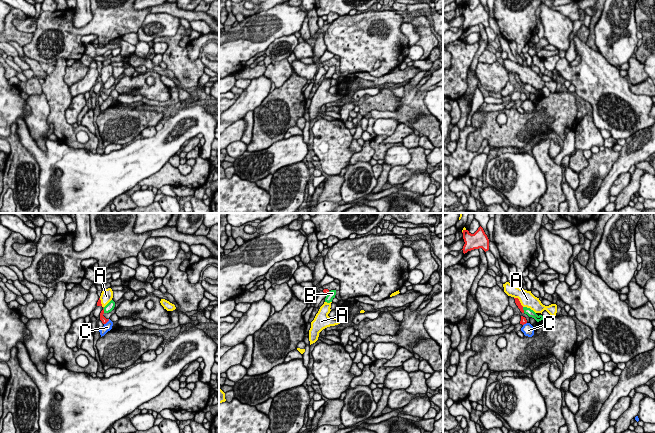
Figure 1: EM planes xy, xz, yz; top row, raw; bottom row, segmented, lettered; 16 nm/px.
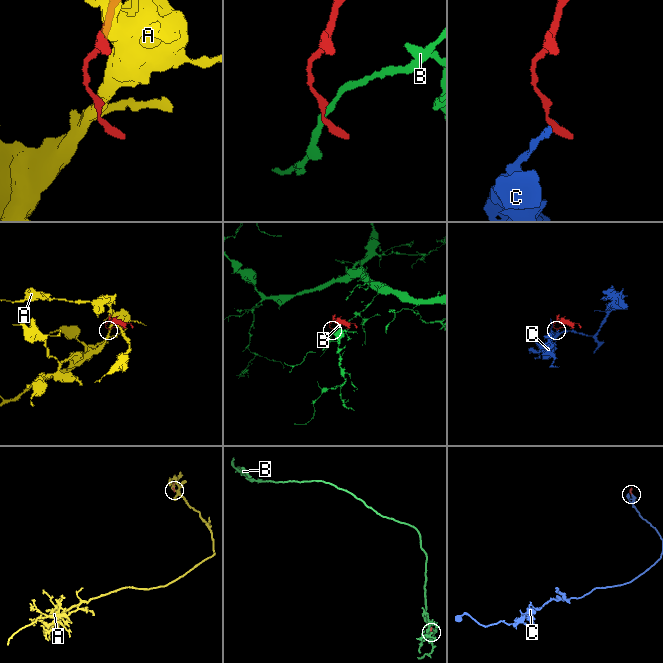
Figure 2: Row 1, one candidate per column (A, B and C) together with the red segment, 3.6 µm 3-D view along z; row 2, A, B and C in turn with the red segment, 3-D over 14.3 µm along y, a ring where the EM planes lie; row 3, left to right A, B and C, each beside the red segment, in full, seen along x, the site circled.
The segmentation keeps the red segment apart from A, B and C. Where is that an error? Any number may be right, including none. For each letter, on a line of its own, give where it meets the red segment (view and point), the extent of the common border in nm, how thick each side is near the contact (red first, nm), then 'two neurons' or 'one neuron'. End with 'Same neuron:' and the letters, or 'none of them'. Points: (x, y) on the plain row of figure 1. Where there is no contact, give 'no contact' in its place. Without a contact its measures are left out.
A: yz (519, 77) | 220 nm | 70/240 nm | two neurons
B: yz (523, 86) | 100 nm | 70/120 nm | two neurons
C: xy (106, 98) | 130 nm | 90/130 nm | two neurons
Same neuron: none of them

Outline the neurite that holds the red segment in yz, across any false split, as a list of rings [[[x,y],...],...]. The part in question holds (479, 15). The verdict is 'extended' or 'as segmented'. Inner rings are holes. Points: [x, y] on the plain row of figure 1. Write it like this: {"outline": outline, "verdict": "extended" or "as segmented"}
{"outline": [[[481,2],[474,10],[471,10],[468,6],[463,6],[462,9],[465,18],[462,25],[464,30],[479,24],[482,24],[485,28],[489,26],[489,15]]], "verdict": "as segmented"}

